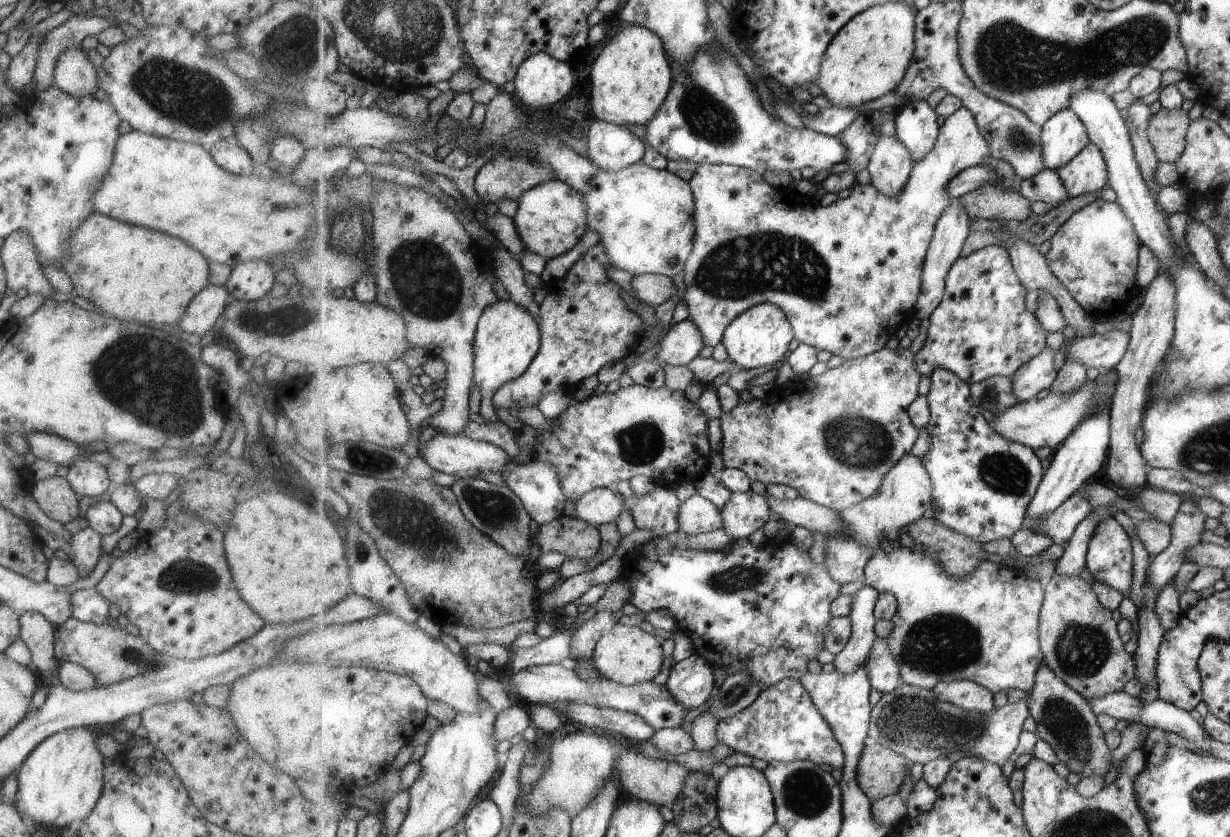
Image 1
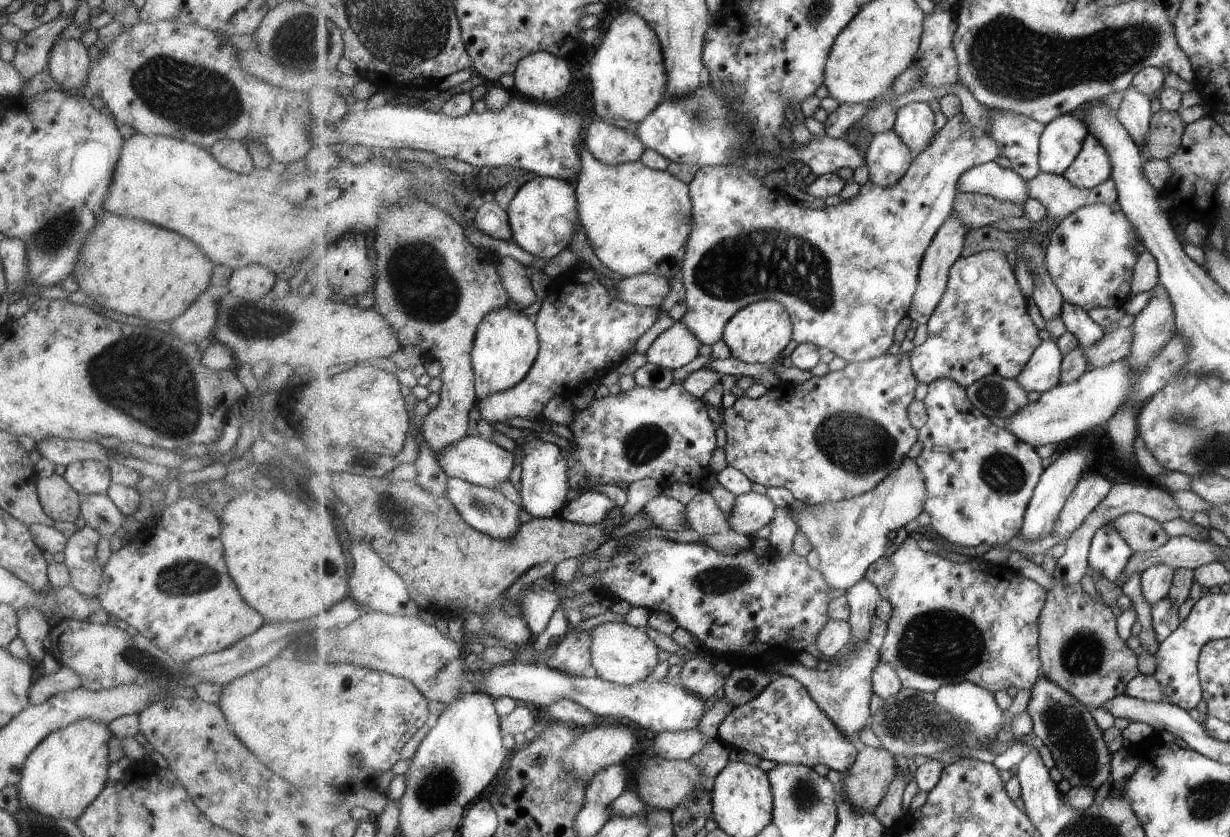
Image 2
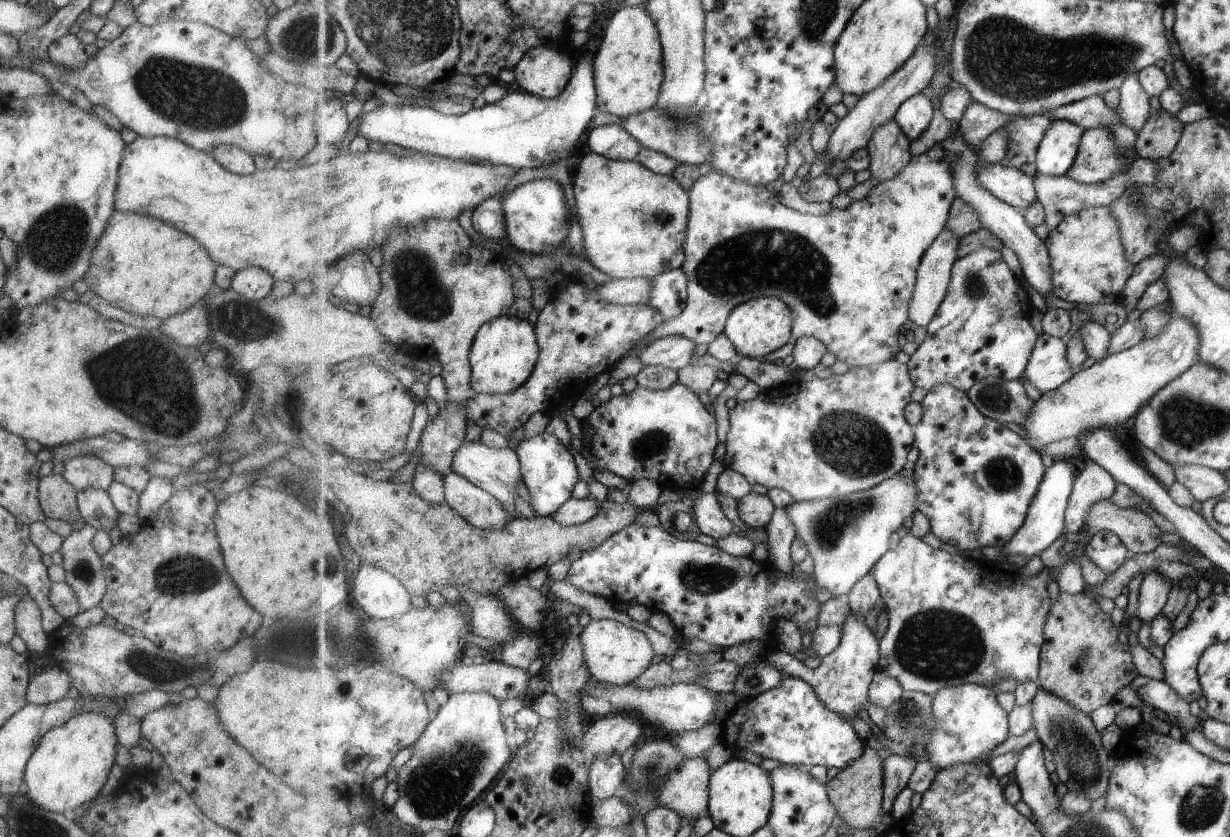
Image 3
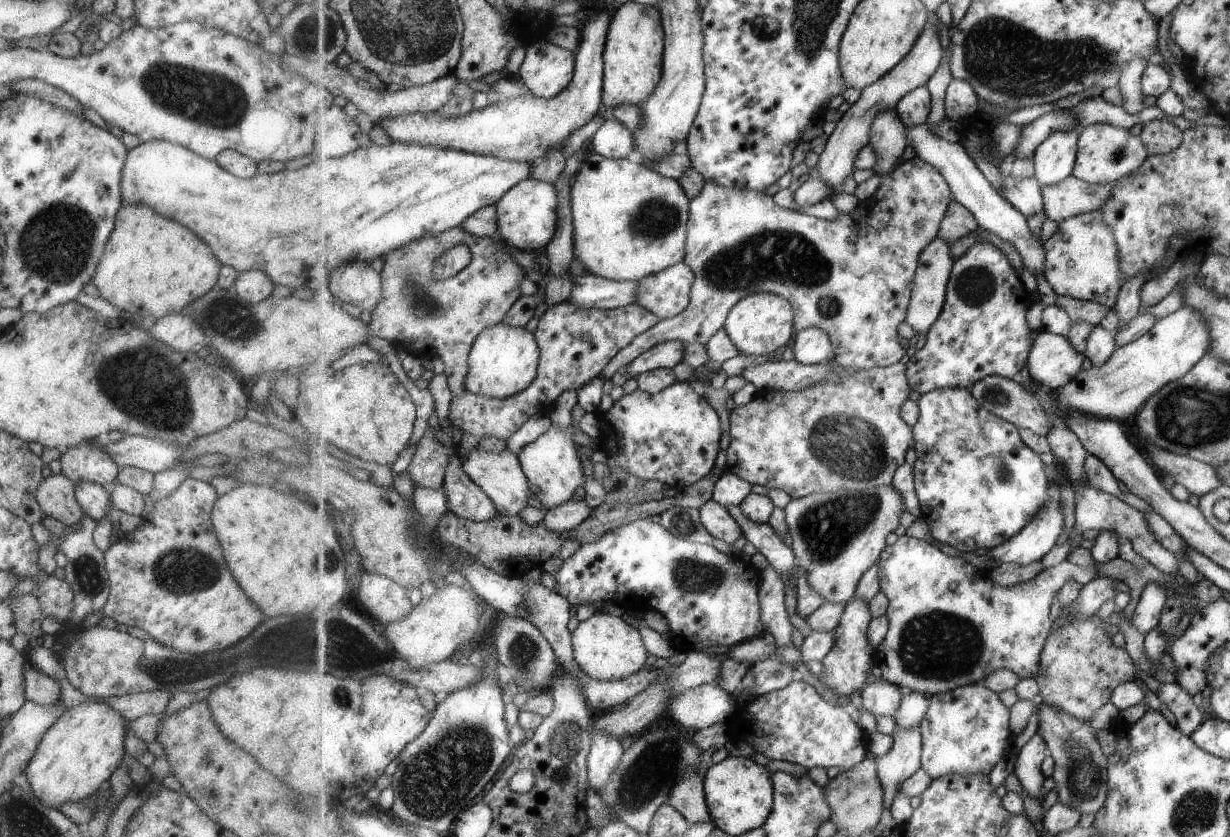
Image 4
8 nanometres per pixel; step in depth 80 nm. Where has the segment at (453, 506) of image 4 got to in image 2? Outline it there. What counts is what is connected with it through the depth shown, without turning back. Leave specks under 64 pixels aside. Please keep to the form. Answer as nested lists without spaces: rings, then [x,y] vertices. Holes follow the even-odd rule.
[[[450,477],[449,482],[447,482],[446,494],[474,530],[479,530],[494,538],[499,538],[499,540],[509,540],[511,536],[515,536],[519,532],[521,524],[524,524],[521,520],[522,507],[511,502],[499,490],[491,490],[487,486],[479,486],[459,478]]]

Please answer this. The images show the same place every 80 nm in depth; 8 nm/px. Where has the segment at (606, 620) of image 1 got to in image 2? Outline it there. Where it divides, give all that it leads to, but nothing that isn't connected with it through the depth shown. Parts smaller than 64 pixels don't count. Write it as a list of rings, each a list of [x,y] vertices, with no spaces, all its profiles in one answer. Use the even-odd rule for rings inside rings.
[[[591,630],[574,633],[569,631],[566,638],[553,650],[551,657],[546,660],[546,665],[561,670],[561,673],[585,678],[585,668],[592,666],[591,640]]]

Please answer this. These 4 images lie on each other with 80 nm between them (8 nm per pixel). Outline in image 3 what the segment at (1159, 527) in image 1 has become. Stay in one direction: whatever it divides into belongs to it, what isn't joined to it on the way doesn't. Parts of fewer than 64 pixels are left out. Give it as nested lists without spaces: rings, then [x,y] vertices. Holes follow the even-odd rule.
[[[1111,498],[1091,506],[1085,528],[1094,534],[1099,530],[1115,532],[1129,554],[1147,554],[1161,545],[1160,530],[1147,514],[1135,508],[1121,508]]]

